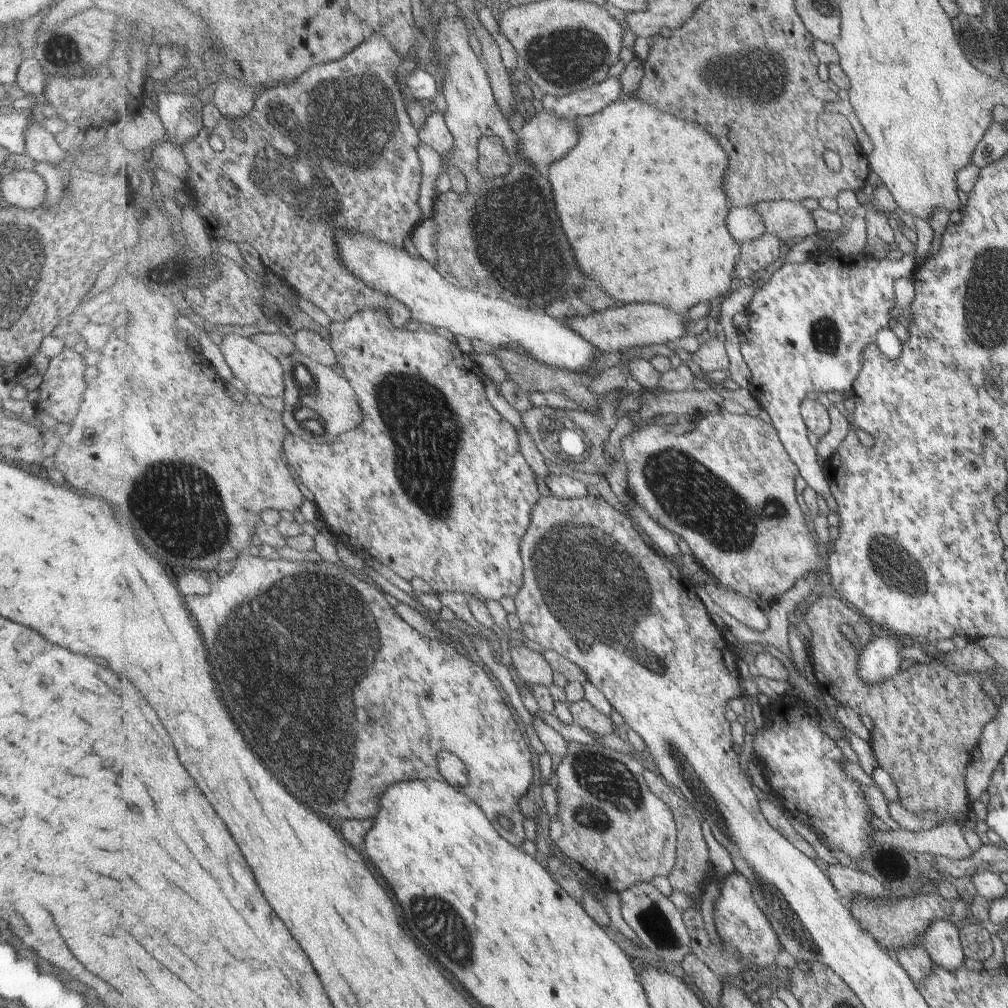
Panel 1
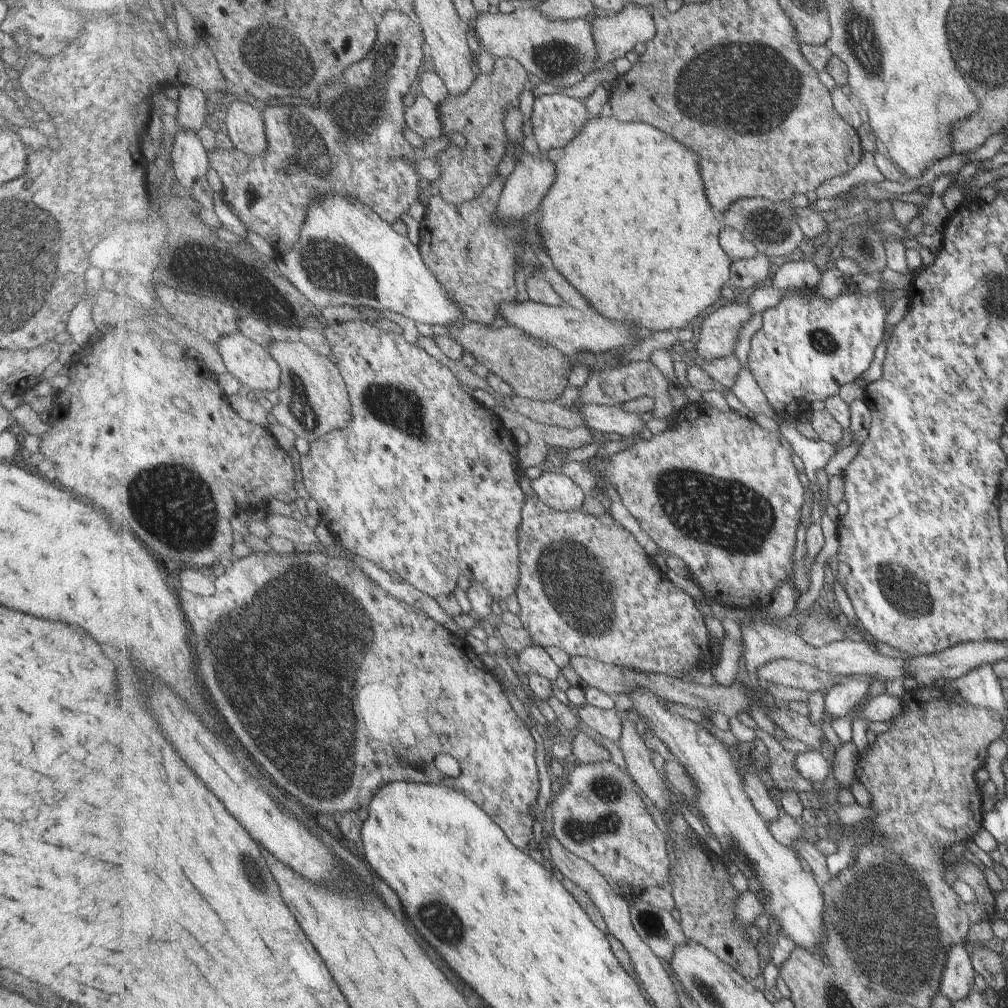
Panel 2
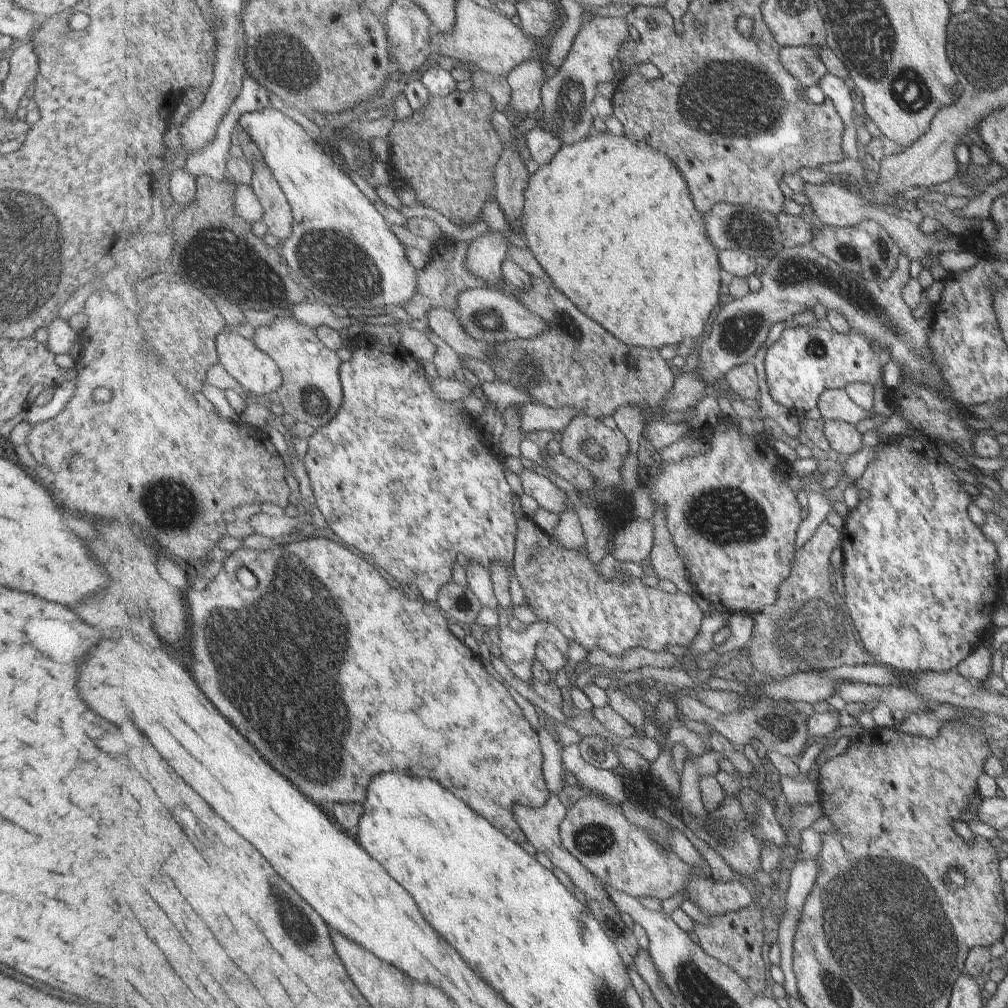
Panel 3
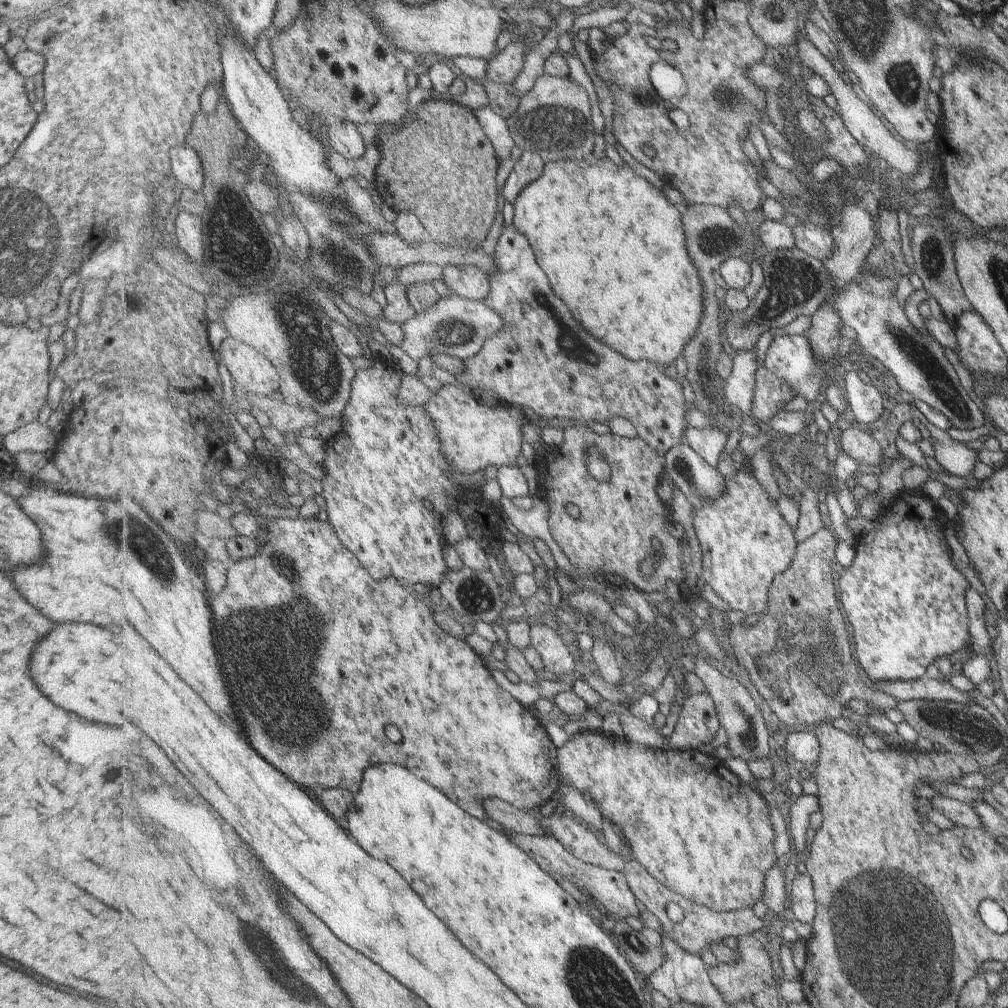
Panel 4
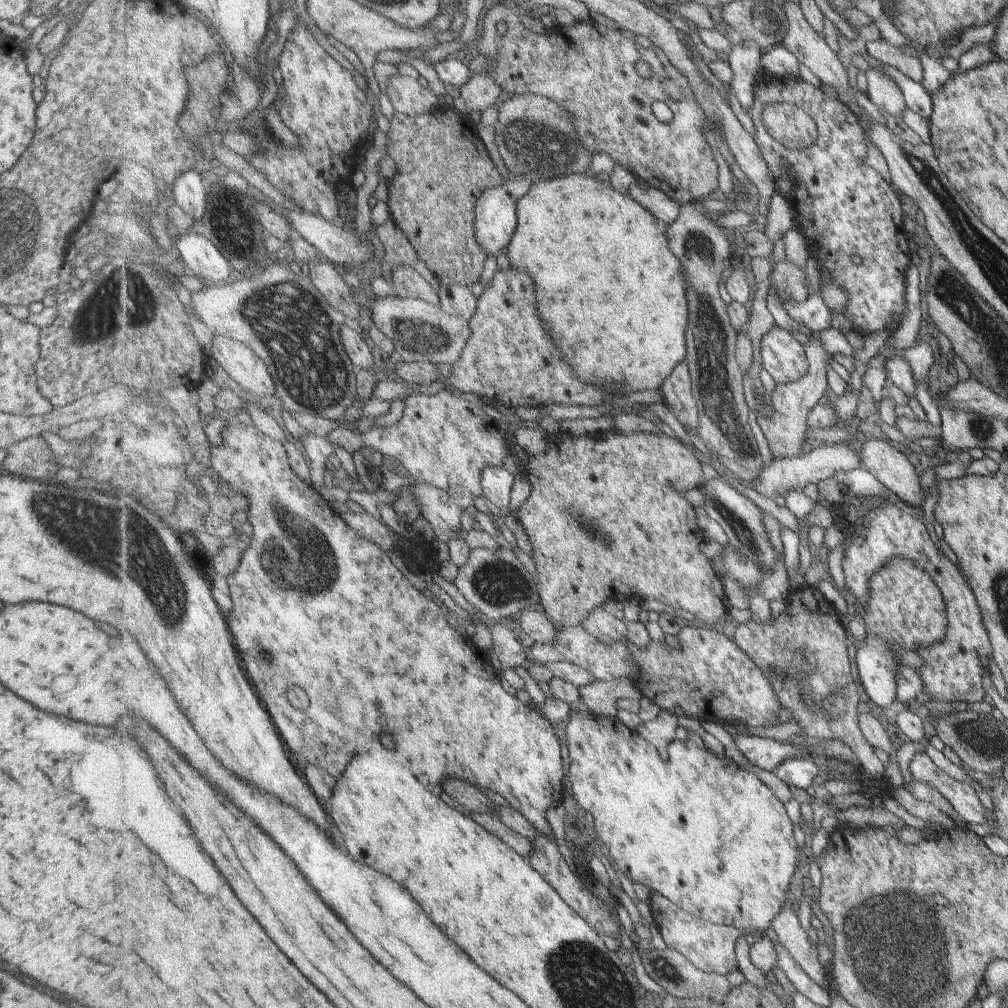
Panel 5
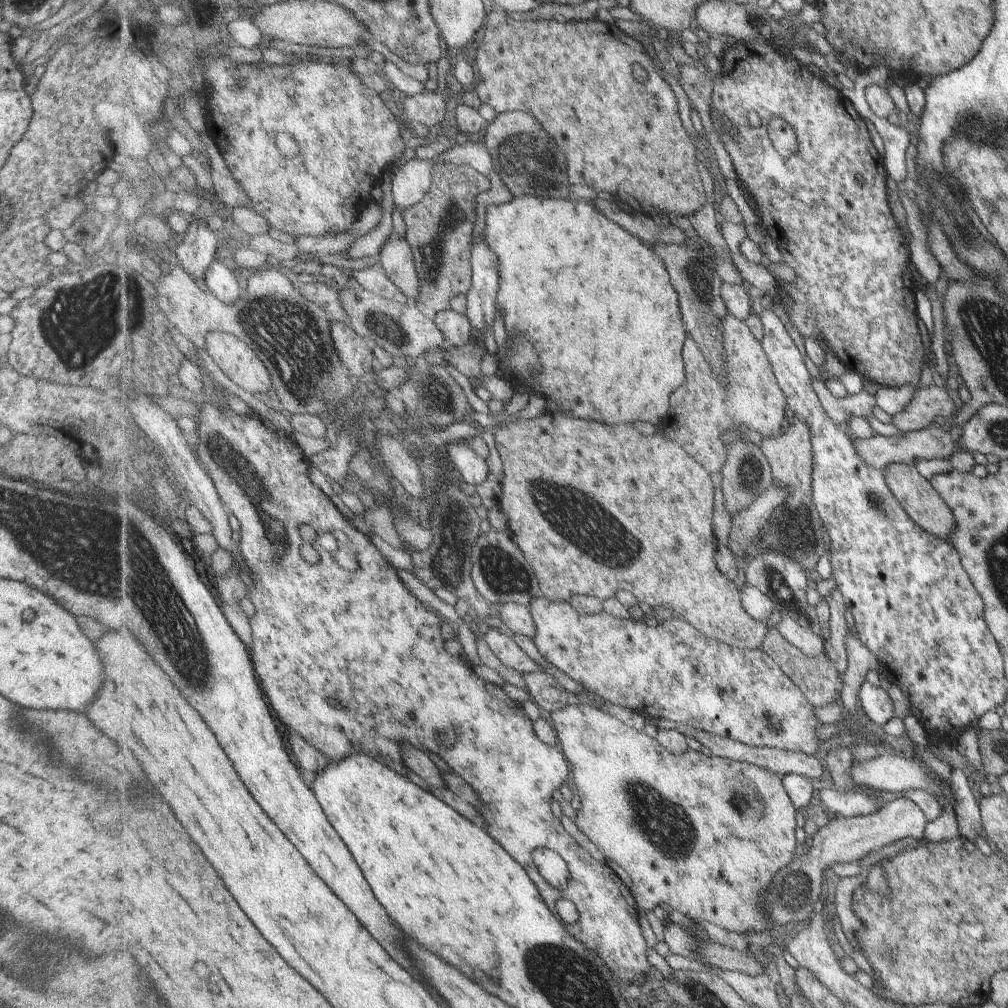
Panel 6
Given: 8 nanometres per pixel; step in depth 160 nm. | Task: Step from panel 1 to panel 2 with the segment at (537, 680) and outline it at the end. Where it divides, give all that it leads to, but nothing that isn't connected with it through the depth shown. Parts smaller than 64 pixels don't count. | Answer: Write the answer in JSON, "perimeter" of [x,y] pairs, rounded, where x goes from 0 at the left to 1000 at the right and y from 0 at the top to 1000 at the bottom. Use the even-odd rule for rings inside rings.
{"perimeter":[[[536,640],[522,644],[515,650],[511,660],[523,671],[532,668],[549,678],[555,673],[555,667],[557,668],[547,649]]]}

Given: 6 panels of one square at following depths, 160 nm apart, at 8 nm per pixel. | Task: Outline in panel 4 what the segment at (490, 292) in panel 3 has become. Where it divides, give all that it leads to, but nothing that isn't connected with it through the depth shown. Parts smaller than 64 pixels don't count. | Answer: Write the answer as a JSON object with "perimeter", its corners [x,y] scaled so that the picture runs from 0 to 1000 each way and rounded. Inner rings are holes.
{"perimeter":[[[447,293],[446,295],[436,296],[434,302],[418,312],[418,323],[424,323],[430,317],[430,346],[434,350],[442,350],[458,357],[471,353],[481,341],[482,336],[487,332],[499,327],[501,317],[495,310],[491,310],[487,304],[483,304],[481,297],[469,298],[461,294]]]}

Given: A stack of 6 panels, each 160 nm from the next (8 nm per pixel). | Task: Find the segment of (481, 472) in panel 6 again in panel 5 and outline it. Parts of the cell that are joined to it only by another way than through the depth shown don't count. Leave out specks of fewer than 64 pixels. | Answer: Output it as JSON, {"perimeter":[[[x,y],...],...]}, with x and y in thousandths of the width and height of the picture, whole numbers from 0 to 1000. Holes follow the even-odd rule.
{"perimeter":[[[499,462],[481,464],[478,480],[480,484],[479,492],[484,495],[486,501],[495,510],[504,507],[507,486],[509,486],[509,480],[511,480],[511,474],[509,473],[509,470]]]}

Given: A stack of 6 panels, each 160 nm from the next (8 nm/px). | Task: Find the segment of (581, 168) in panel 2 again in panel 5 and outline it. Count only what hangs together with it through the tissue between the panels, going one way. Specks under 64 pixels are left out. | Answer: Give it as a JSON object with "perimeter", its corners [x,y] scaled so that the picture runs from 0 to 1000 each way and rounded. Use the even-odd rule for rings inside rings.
{"perimeter":[[[574,171],[551,175],[539,180],[532,179],[525,191],[515,195],[512,212],[513,225],[504,243],[506,262],[511,266],[519,266],[531,272],[531,278],[535,280],[535,288],[533,288],[535,290],[535,312],[539,313],[539,319],[543,319],[543,327],[547,327],[547,335],[551,335],[559,353],[563,355],[566,365],[570,365],[574,375],[578,375],[578,379],[582,381],[602,383],[604,388],[610,388],[614,379],[618,379],[618,383],[624,390],[648,387],[648,385],[659,386],[672,364],[683,355],[682,313],[684,313],[684,304],[682,304],[684,300],[680,292],[681,272],[676,269],[674,254],[668,248],[664,248],[660,222],[657,222],[654,217],[624,194],[618,194],[616,190],[604,187],[602,183],[588,176],[582,177],[579,172],[574,173]]]}

